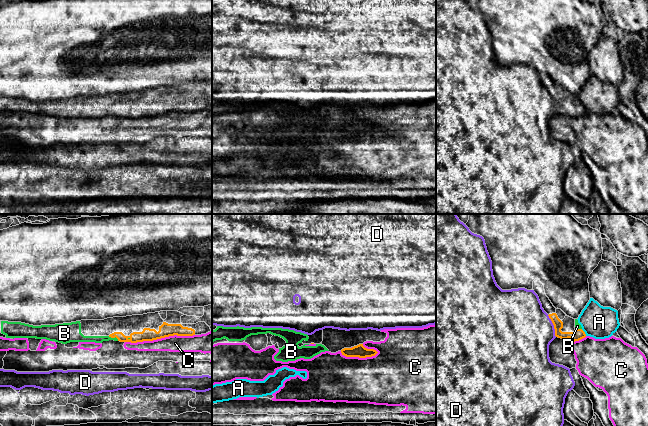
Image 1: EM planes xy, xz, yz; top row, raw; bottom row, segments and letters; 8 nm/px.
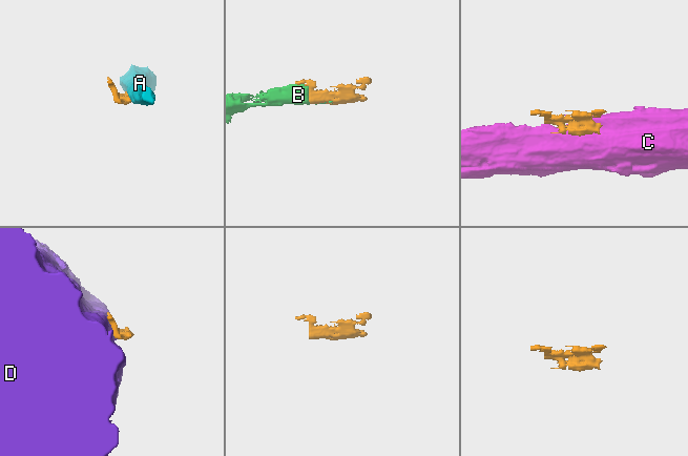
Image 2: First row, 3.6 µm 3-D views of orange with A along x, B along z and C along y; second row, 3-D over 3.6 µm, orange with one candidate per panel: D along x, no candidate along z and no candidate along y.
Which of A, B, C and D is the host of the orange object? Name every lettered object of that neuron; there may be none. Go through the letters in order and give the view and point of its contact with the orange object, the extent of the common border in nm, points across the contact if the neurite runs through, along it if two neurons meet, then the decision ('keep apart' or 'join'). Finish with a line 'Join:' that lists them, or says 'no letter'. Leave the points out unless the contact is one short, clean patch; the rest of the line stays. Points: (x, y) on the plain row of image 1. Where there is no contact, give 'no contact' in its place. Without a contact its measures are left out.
A: meets orange in yz at (584, 108); contact 70 nm long; keep apart
B: meets orange in xy at (113, 113); contact 90 nm long; join
C: meets orange in xy at (159, 114); contact 550 nm long; keep apart
D: meets orange in yz at (554, 102); contact 190 nm long; keep apart
Join: B

